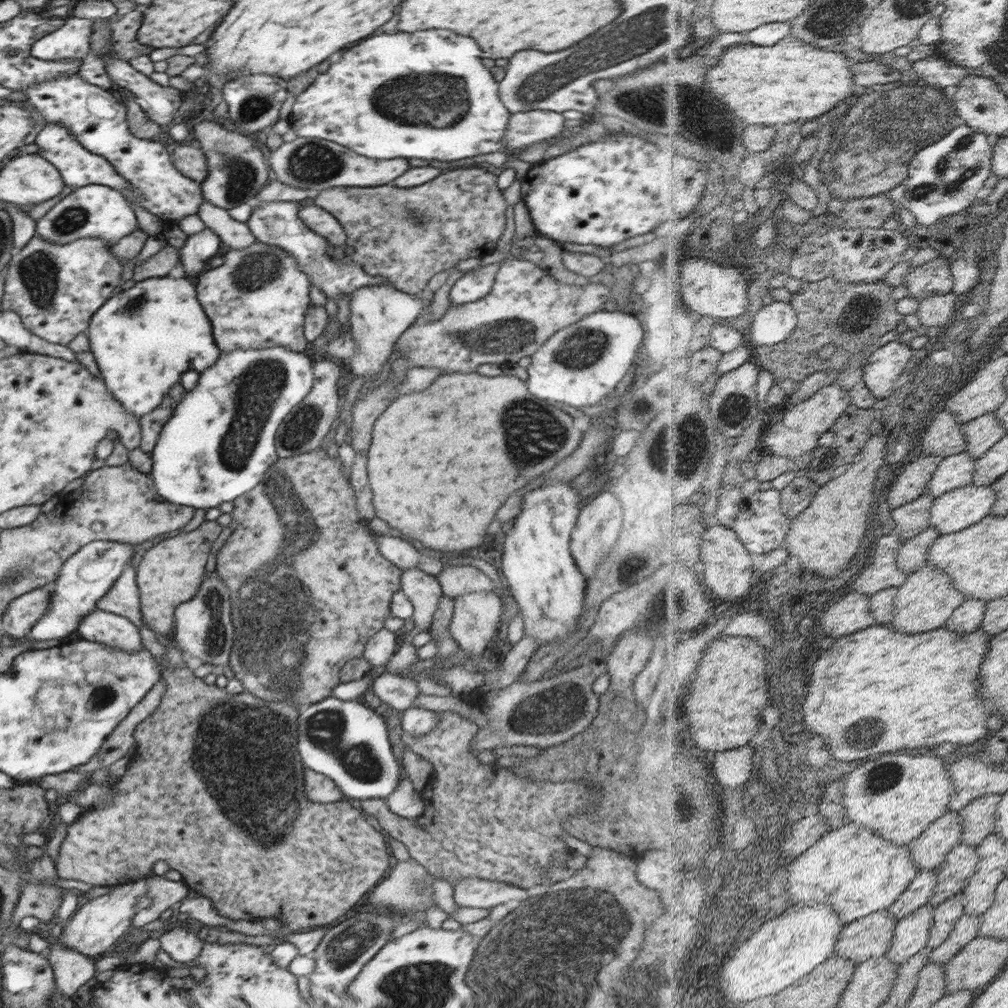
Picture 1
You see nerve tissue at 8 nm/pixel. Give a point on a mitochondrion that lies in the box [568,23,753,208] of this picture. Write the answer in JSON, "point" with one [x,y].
{"point":[626,98]}

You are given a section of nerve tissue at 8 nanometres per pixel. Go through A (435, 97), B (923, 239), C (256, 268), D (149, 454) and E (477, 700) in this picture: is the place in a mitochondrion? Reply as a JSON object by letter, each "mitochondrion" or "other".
{"A":"mitochondrion","B":"other","C":"mitochondrion","D":"other","E":"other"}

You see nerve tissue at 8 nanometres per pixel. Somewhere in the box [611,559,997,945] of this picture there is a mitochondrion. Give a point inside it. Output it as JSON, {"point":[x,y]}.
{"point":[859,734]}

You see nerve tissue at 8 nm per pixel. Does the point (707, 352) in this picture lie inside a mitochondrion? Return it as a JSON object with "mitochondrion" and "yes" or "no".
{"mitochondrion":"no"}

